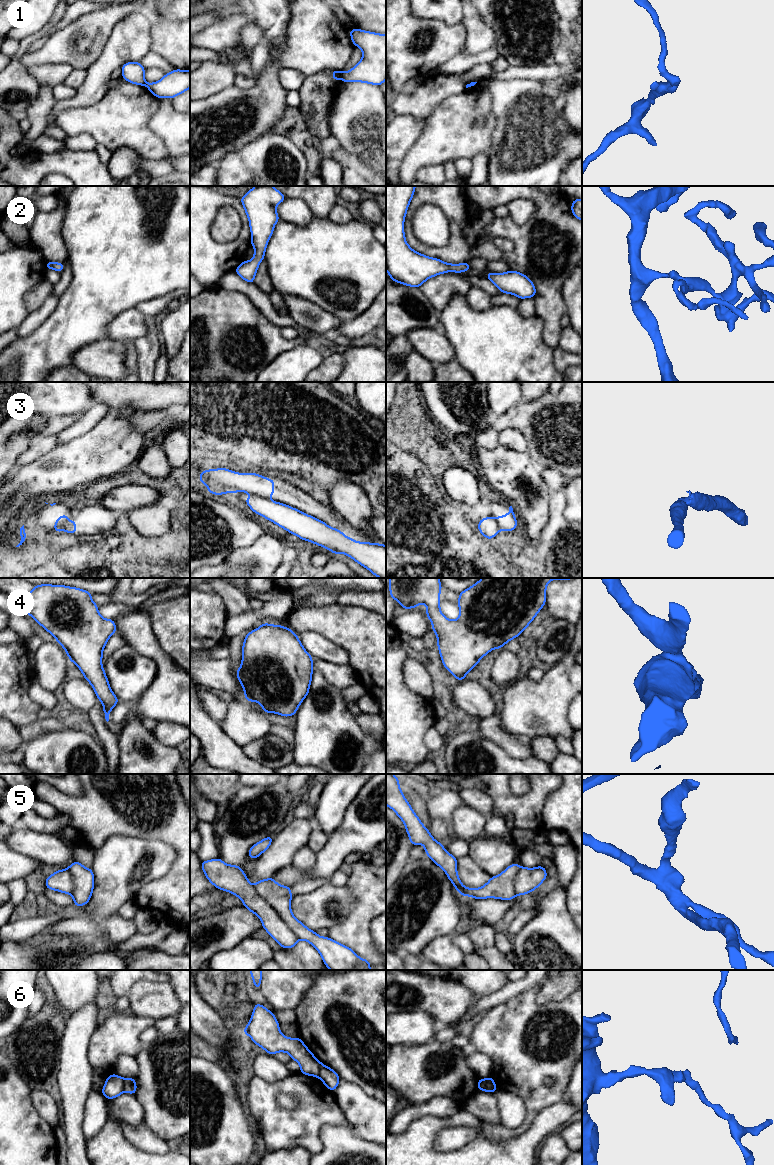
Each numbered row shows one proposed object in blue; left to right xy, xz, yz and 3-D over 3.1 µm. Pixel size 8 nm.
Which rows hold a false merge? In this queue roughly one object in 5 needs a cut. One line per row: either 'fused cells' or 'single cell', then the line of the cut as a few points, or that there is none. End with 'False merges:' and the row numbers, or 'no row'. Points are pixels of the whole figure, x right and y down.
1: fused cells | xz (340, 71), (342, 77)
2: single cell | no cut
3: fused cells | xz (250, 493), (266, 498)
4: single cell | no cut
5: single cell | no cut
6: fused cells | xy (123, 1079), (124, 1091)
False merges: 1, 3, 6

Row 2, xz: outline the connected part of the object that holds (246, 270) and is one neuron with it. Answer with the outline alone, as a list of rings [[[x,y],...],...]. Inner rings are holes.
[[[255,186],[240,199],[249,219],[251,245],[255,252],[250,261],[243,261],[234,271],[248,283],[254,283],[274,226],[280,220],[276,206],[285,199],[286,197],[273,186]]]

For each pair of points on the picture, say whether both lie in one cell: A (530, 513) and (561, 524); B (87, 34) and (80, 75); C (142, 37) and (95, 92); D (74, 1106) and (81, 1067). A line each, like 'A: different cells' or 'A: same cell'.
A: different cells
B: different cells
C: same cell
D: same cell

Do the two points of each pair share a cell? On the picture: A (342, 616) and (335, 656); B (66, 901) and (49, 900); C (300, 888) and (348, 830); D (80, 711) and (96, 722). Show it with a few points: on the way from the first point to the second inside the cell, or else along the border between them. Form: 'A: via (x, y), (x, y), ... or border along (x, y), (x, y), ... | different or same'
A: border along (316, 633), (339, 645), (346, 652), (349, 664) | different
B: via (62, 900), (53, 900) | same
C: border along (327, 879), (304, 880), (295, 883), (291, 887) | different
D: border along (98, 700), (83, 719) | different

